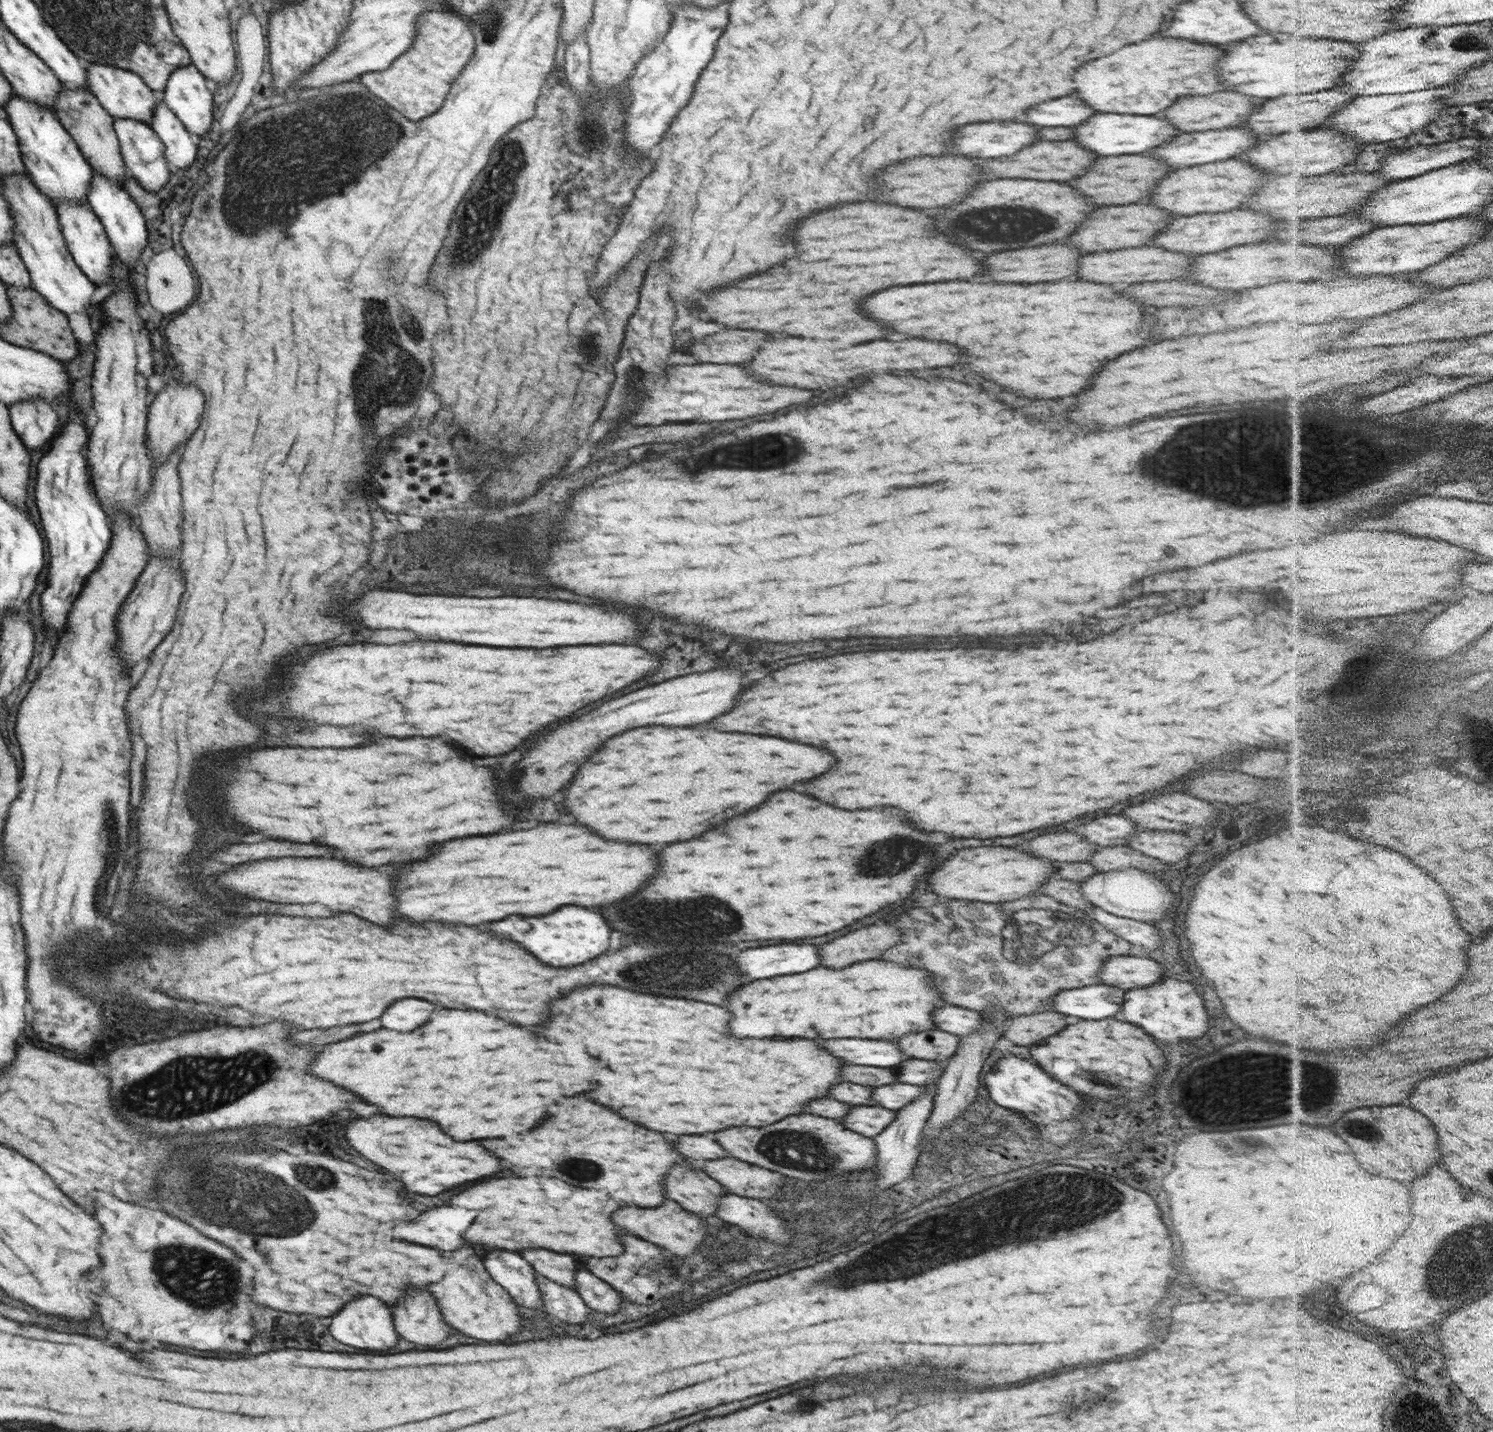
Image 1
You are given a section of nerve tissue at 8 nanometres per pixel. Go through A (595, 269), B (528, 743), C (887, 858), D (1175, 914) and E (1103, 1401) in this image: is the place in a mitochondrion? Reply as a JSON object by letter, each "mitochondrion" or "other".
{"A":"other","B":"other","C":"mitochondrion","D":"other","E":"mitochondrion"}

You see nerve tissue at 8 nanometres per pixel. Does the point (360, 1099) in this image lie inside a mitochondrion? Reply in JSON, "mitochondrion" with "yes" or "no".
{"mitochondrion":"no"}

